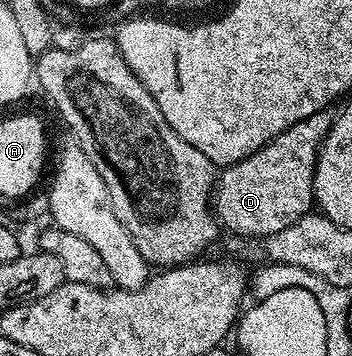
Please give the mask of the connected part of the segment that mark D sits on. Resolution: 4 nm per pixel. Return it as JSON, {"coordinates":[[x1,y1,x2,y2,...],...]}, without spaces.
{"coordinates":[[328,109,314,113,290,125,290,129,278,133,278,137,258,149,249,159,232,163,219,172,214,188,214,214,225,232,233,231,236,235,260,241,274,233,282,233,282,229,294,225,294,221,313,210,312,174,316,171,316,158,319,157,320,147,332,127,333,118,333,112]]}

